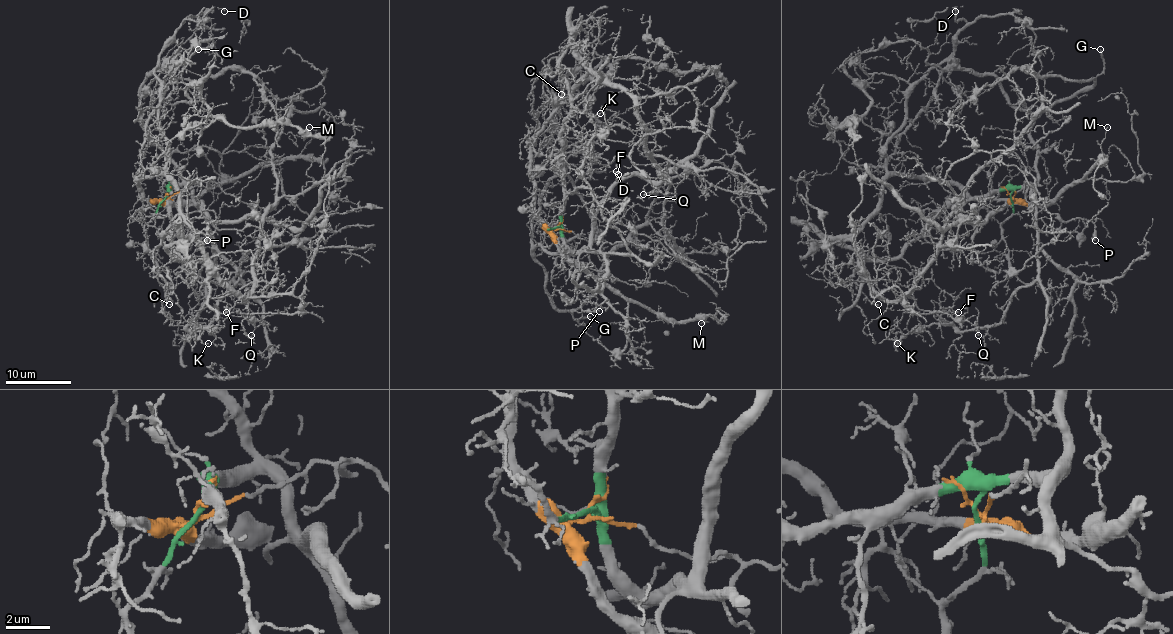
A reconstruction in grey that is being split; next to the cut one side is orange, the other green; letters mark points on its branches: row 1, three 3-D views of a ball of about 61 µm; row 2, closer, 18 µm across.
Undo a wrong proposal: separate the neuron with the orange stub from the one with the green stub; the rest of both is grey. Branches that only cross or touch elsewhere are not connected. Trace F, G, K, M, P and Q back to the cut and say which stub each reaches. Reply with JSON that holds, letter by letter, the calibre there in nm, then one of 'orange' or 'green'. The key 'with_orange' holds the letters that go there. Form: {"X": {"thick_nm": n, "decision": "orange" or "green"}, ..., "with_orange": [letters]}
{"F": {"thick_nm": 140, "decision": "orange"}, "G": {"thick_nm": 200, "decision": "green"}, "K": {"thick_nm": 100, "decision": "green"}, "M": {"thick_nm": 110, "decision": "orange"}, "P": {"thick_nm": 160, "decision": "green"}, "Q": {"thick_nm": 140, "decision": "orange"}, "with_orange": ["F", "M", "Q"]}

